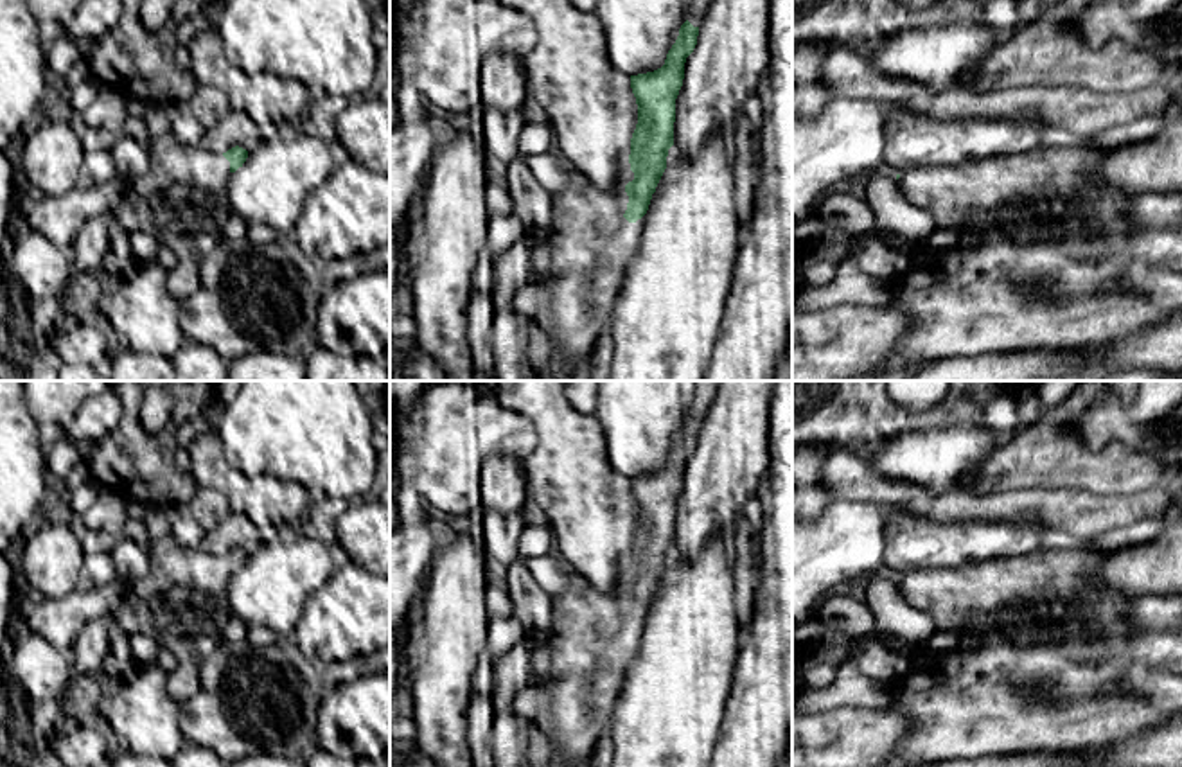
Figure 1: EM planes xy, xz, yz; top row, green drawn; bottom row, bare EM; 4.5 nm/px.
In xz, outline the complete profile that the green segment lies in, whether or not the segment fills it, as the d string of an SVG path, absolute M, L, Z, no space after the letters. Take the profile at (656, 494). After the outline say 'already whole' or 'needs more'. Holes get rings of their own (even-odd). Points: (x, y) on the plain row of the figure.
M697 381L686 424L666 456L665 467L654 474L631 478L631 490L638 507L638 526L631 541L629 566L634 582L611 593L598 591L587 578L569 573L566 591L551 602L551 627L548 641L553 650L551 668L542 686L548 693L551 729L544 736L564 767L578 767L591 756L598 738L609 731L623 672L616 663L616 650L625 643L631 629L641 622L652 596L666 571L668 551L674 548L675 501L684 481L686 460L693 454L699 428L715 401L719 381Z; needs more

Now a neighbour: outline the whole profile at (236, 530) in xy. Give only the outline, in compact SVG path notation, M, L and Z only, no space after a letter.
M230 512L225 516L214 530L207 532L199 551L226 555L239 548L248 555L253 553L262 542L273 542L284 533L273 525L253 525L244 514Z

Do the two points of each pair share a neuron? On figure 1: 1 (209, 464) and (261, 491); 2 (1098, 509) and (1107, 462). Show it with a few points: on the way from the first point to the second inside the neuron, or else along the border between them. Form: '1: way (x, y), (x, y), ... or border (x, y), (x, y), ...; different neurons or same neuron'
1: way (221, 476), (241, 491), (248, 491); same neuron
2: border (1060, 487), (1089, 493), (1143, 491); different neurons

